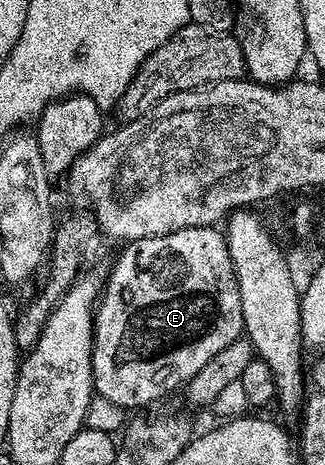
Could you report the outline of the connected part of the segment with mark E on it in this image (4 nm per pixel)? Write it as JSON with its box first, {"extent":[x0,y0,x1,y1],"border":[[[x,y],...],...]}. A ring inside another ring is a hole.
{"extent":[92,226,244,412],"border":[[[201,226],[200,228],[184,228],[180,232],[172,232],[171,234],[165,234],[165,236],[156,236],[155,238],[145,238],[139,242],[128,242],[121,247],[123,250],[119,252],[118,259],[114,262],[114,267],[111,268],[110,274],[108,270],[108,277],[104,282],[104,289],[101,299],[94,311],[94,347],[92,348],[92,376],[94,377],[94,393],[97,397],[104,400],[112,400],[112,404],[121,406],[123,411],[134,412],[137,406],[146,406],[149,402],[154,402],[157,398],[165,396],[169,390],[185,387],[187,382],[192,380],[192,376],[196,376],[196,372],[200,372],[200,368],[204,368],[204,364],[208,364],[208,360],[212,360],[212,356],[217,356],[223,348],[228,348],[228,344],[232,344],[232,340],[243,337],[244,331],[242,329],[242,309],[240,308],[240,288],[236,284],[236,272],[234,271],[234,265],[232,264],[232,256],[228,252],[228,244],[226,243],[225,233],[221,229],[214,226]]]}

